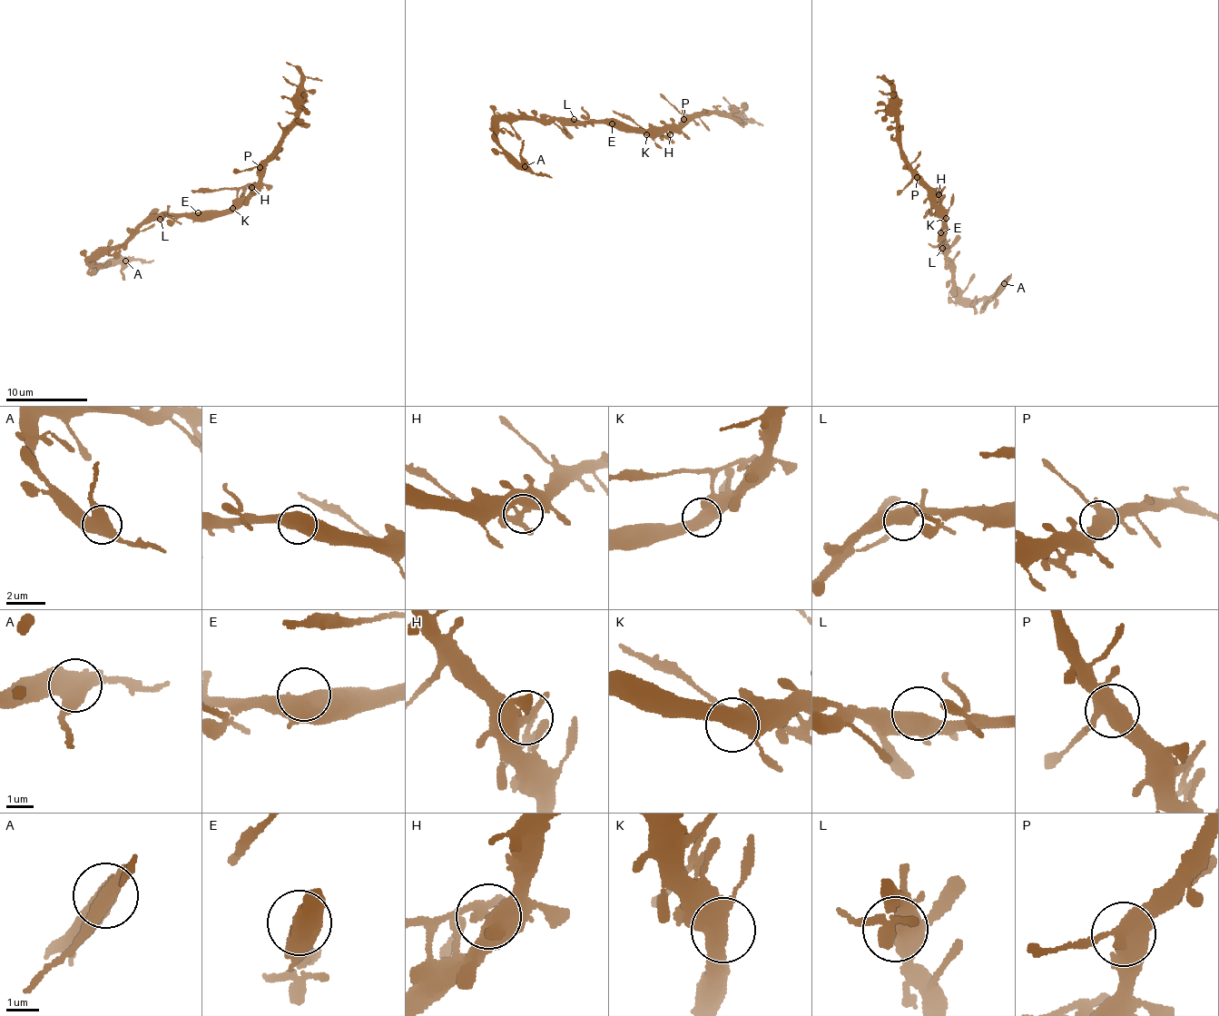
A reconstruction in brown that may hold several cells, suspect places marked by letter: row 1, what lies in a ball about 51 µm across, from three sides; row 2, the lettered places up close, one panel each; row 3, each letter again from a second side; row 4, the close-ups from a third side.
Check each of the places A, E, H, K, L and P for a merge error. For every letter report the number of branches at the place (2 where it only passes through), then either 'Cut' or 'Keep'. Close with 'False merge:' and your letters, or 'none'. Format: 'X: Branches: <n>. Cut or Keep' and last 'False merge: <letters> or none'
A: Branches: 3. Cut
E: Branches: 3. Keep
H: Branches: 3. Cut
K: Branches: 3. Keep
L: Branches: 3. Keep
P: Branches: 3. Keep
False merge: A, H

